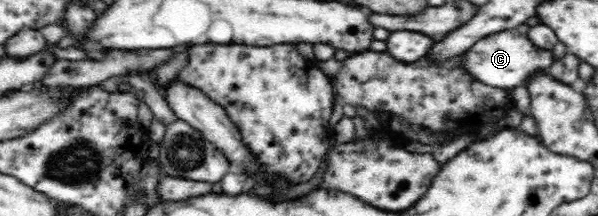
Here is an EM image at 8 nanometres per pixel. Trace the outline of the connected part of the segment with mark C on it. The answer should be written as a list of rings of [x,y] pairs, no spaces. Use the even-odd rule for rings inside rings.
[[[511,30],[478,39],[472,47],[467,48],[459,56],[459,65],[462,65],[462,69],[466,70],[466,73],[470,74],[471,77],[476,78],[483,85],[507,89],[508,91],[525,84],[525,80],[534,71],[542,67],[548,71],[548,67],[552,63],[554,63],[554,57],[550,51],[538,49],[527,35],[516,35]]]

